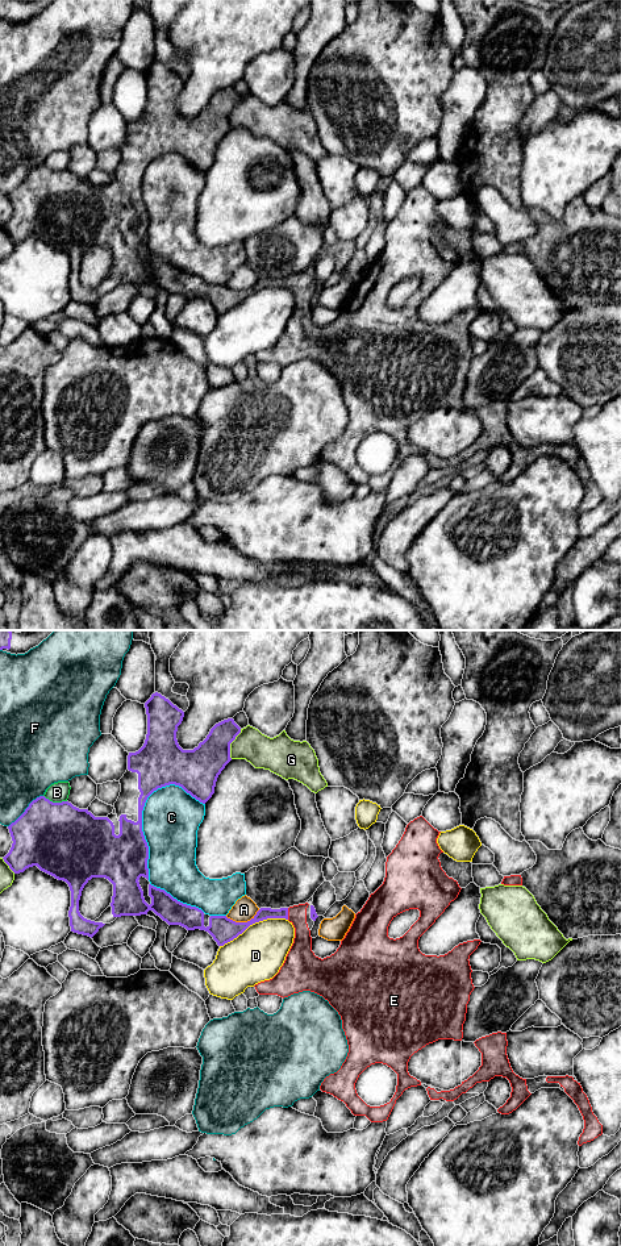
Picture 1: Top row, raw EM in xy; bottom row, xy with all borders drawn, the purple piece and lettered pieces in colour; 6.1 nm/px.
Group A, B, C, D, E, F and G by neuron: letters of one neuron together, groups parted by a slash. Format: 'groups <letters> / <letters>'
groups A / B / C / D / E / F / G

